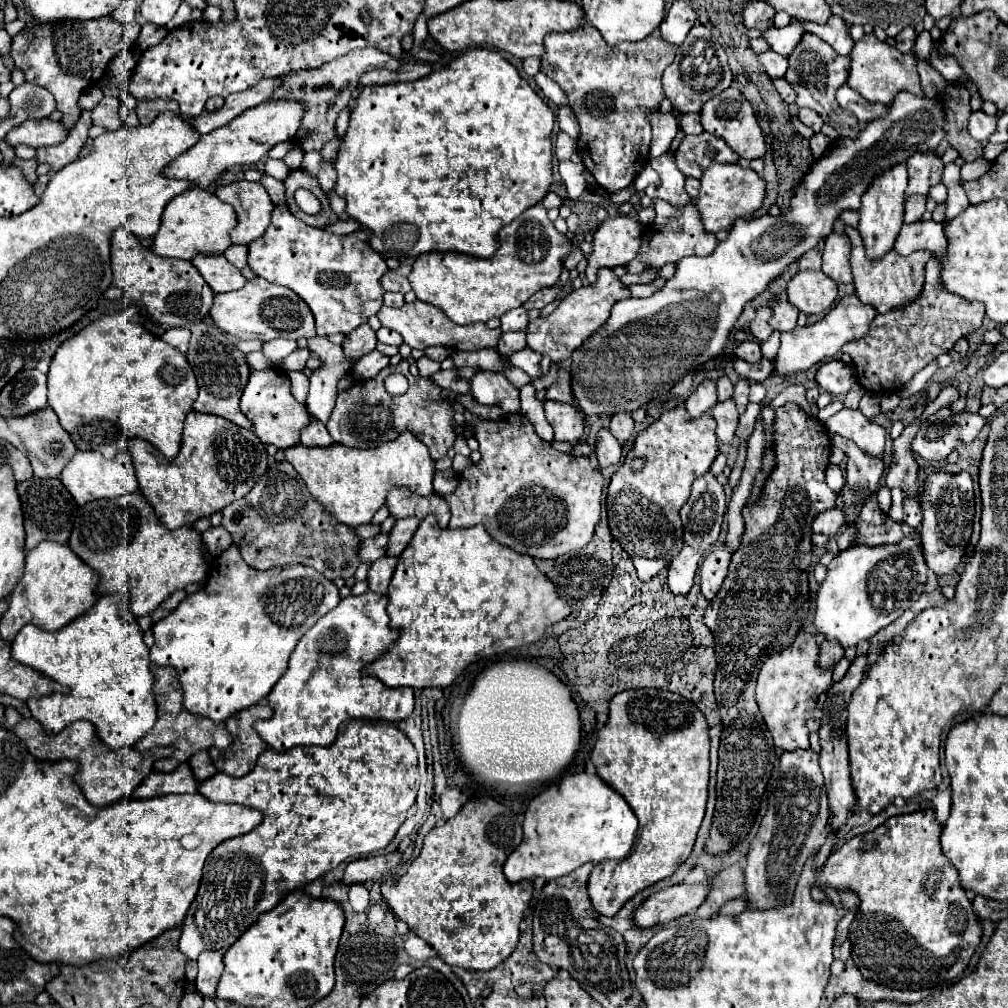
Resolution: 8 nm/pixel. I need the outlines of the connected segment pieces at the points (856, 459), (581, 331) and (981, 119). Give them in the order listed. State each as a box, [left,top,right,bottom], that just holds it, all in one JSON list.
[[832,434,885,508],[527,268,629,362],[969,110,997,144]]

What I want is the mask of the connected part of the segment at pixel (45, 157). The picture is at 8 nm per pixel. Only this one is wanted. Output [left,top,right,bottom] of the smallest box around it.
[37,112,91,174]

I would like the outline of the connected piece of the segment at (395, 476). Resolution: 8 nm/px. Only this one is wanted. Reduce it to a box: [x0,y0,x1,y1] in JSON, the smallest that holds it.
[285,432,435,528]

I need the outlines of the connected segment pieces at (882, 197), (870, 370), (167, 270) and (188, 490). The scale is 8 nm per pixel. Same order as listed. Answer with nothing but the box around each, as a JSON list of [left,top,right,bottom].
[[859,164,907,258],[843,258,985,394],[111,226,215,328],[129,410,267,530]]

